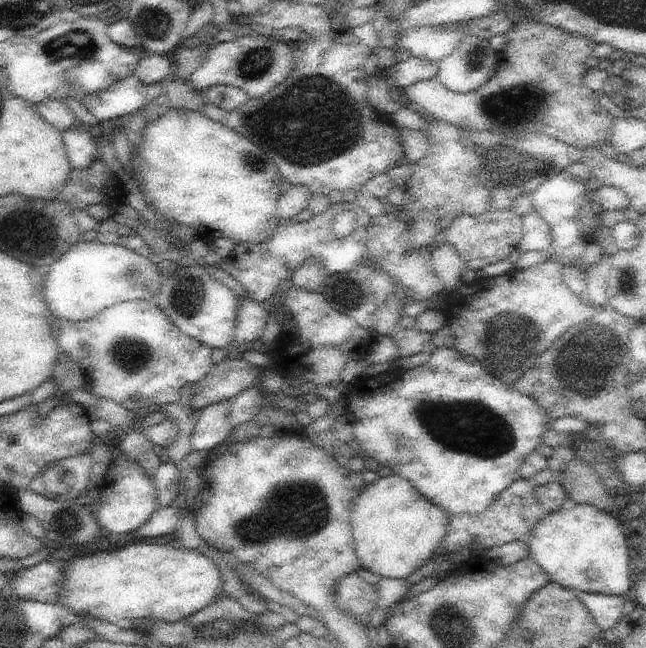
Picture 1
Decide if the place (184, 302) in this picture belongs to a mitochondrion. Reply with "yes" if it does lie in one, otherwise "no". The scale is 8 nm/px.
yes

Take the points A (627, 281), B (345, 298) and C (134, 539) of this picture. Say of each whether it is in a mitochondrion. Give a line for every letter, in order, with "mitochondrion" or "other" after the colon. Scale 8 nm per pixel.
A: mitochondrion
B: mitochondrion
C: other

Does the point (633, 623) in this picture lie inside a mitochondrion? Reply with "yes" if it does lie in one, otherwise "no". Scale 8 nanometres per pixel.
no

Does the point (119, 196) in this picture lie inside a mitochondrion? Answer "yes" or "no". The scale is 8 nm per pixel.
no

